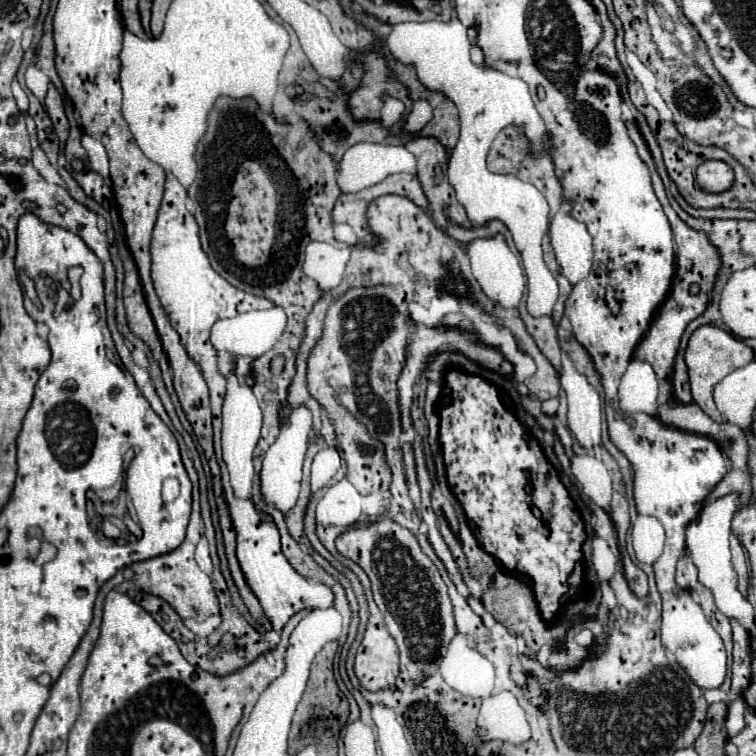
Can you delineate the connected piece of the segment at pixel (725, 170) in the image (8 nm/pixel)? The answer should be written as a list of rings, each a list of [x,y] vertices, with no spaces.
[[[705,161],[697,167],[695,183],[705,193],[727,191],[733,183],[733,169],[723,161]]]

